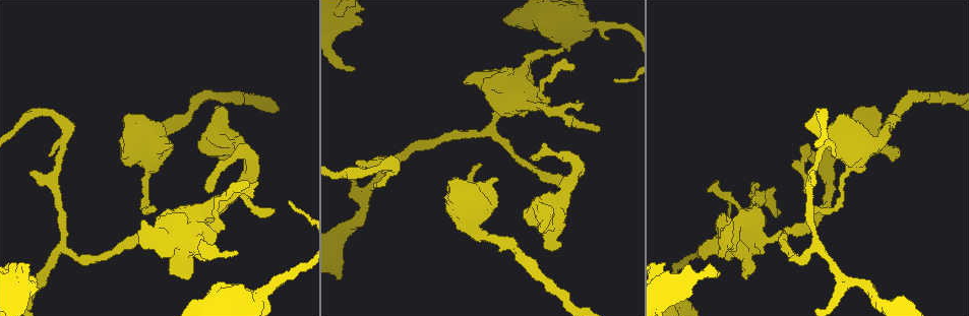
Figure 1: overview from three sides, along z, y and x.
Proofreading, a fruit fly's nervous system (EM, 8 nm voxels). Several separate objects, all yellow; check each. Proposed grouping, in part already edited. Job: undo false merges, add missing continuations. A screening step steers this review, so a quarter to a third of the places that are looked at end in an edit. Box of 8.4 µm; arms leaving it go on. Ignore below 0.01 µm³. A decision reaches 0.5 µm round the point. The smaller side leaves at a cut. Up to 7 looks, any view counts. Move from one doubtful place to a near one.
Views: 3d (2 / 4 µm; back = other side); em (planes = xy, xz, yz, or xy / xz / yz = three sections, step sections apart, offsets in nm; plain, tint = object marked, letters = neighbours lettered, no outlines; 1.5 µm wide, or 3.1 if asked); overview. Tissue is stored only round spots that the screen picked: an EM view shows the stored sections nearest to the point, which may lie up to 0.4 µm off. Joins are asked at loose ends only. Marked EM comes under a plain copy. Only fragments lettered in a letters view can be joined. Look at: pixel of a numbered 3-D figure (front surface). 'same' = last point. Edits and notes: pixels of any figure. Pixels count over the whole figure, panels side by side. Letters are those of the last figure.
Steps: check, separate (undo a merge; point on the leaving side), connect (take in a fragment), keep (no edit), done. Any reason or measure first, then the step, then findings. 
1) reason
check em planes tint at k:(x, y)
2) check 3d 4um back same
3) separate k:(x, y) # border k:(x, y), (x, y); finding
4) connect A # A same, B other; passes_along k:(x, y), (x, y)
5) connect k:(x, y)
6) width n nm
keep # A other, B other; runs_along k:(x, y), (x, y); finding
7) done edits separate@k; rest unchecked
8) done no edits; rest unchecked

check em planes letters at 1:(171, 145)

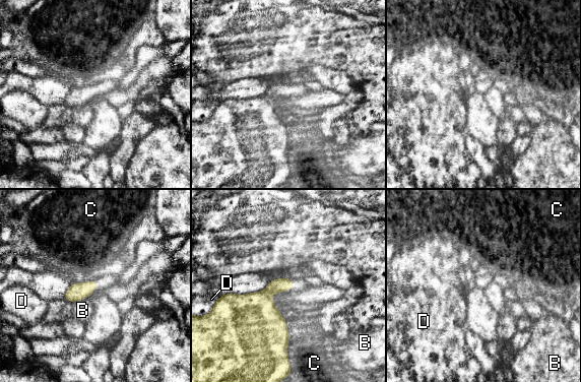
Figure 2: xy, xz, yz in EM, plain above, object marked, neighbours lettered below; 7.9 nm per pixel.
keep # B other, C other, D other; no lettered fragment goes on from it

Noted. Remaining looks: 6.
tapers out
check em yz step 4 tint at 1:(155, 208)

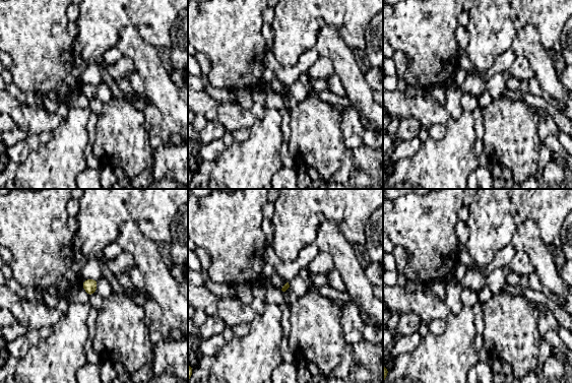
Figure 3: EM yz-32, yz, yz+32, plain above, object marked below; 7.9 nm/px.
check em planes letters same

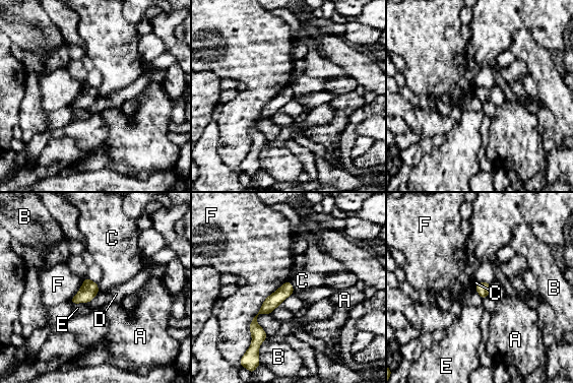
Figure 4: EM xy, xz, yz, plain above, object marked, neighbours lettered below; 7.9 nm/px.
keep # A other, B other, C other, D other, E other, F other; border 4:(289, 280), (294, 292); none of them fits

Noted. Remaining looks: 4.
stops while still wide
check 3d 4um at 1:(37, 281)

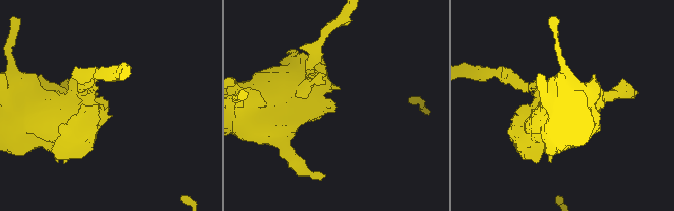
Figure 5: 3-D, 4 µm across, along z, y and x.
check em xy step 8 tint at 5:(106, 102)

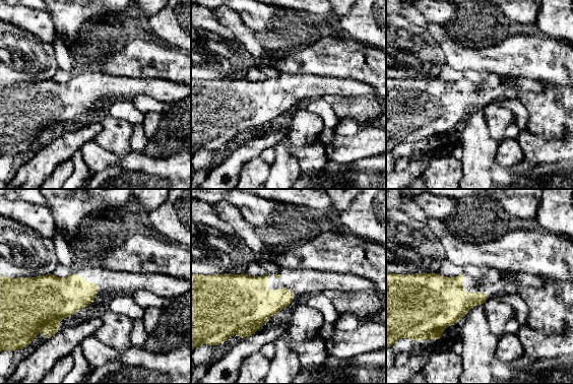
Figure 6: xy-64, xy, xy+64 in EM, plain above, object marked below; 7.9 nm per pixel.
another direction
check em planes letters same

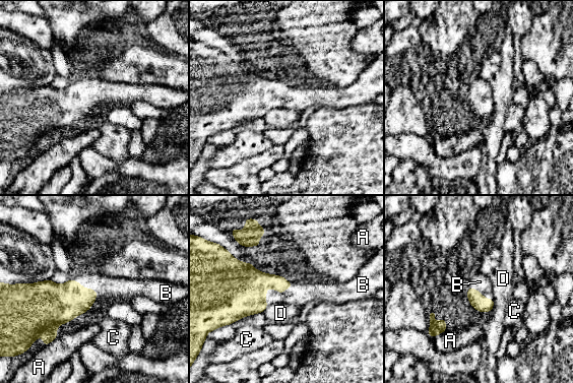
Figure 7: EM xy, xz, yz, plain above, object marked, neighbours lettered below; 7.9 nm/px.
connect 7:(300, 294) # A other, B same, C other, D other; passes_along 7:(241, 290), (272, 289), (300, 294); it goes on there

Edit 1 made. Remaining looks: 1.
done edits connect@7; rest unchecked

